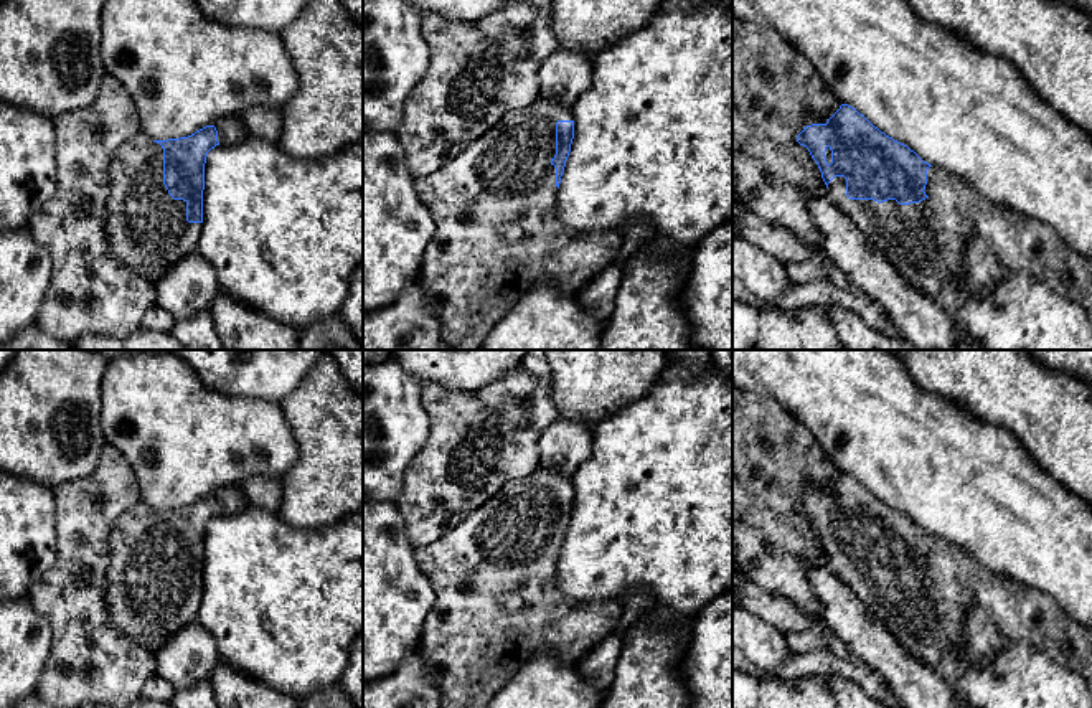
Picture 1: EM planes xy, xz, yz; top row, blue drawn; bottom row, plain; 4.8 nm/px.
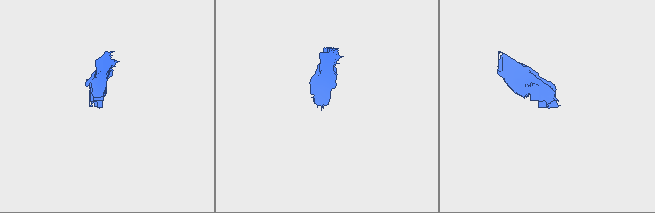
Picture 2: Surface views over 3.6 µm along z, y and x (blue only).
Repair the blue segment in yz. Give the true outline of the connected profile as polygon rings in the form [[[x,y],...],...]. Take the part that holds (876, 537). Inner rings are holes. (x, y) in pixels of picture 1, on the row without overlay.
[[[841,474],[825,493],[803,497],[797,512],[817,531],[830,569],[912,657],[944,678],[955,708],[968,708],[958,690],[965,673],[958,650],[973,607],[988,614],[1005,640],[1031,644],[1056,663],[1079,673],[1092,690],[1092,630],[1072,619],[1051,594],[991,573],[960,546],[924,531],[848,474]]]

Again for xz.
[[[538,467],[526,477],[508,480],[444,538],[416,548],[416,563],[435,592],[417,650],[424,662],[437,670],[442,708],[485,708],[493,695],[541,652],[553,652],[566,665],[577,665],[597,642],[614,632],[624,612],[622,602],[579,602],[558,588],[558,558],[572,508],[571,477],[558,469]]]

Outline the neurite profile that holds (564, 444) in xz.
[[[558,418],[538,441],[539,467],[558,469],[567,477],[591,455],[592,427],[577,419]]]

